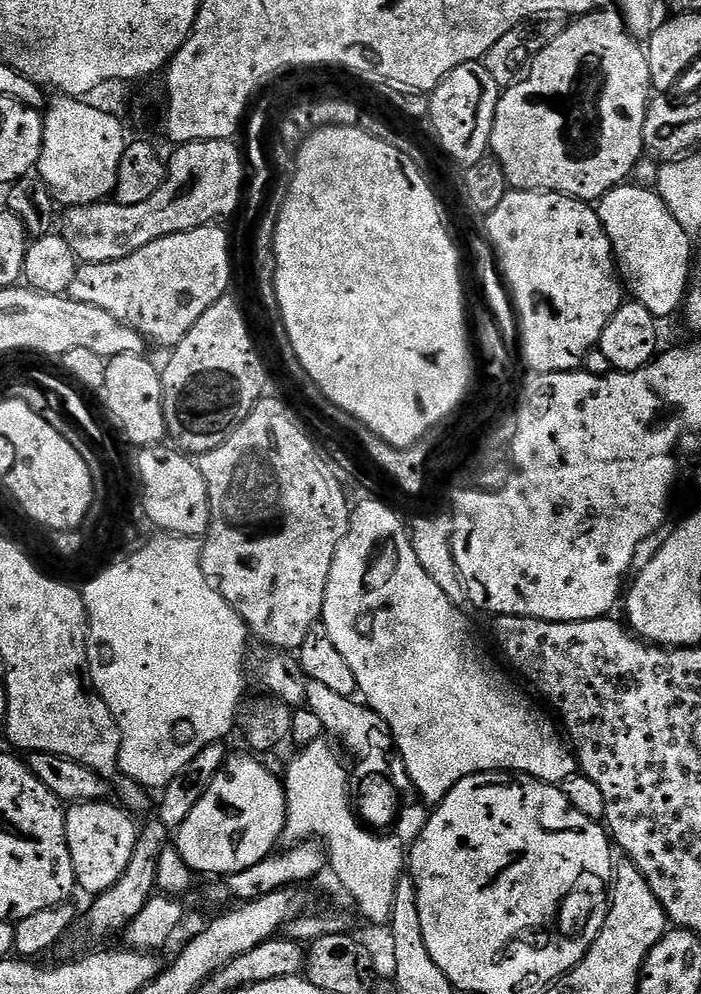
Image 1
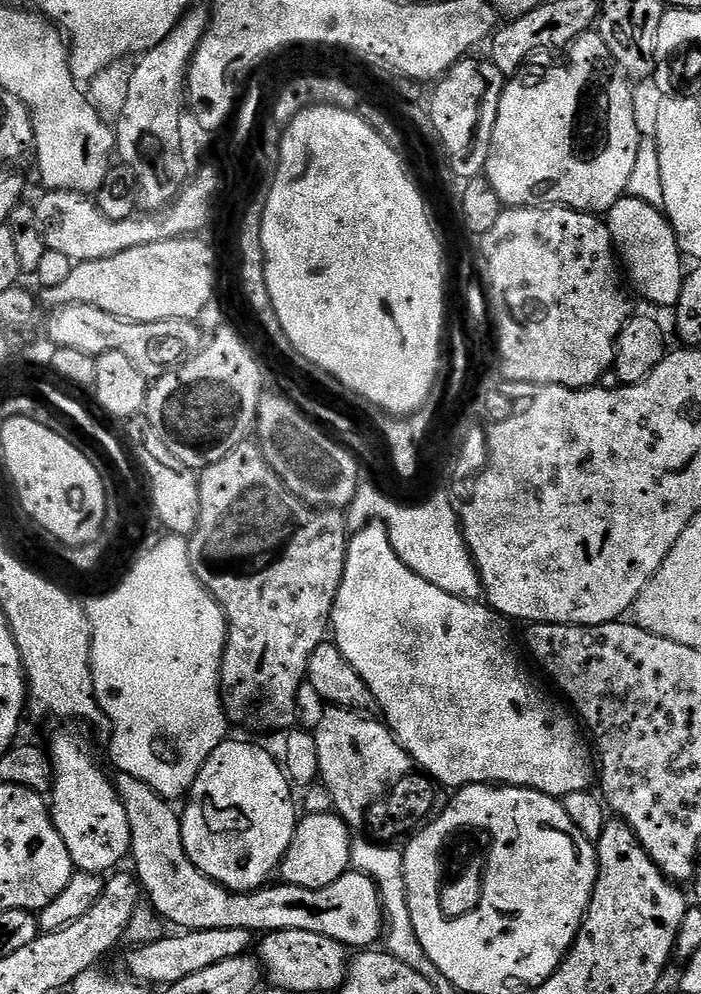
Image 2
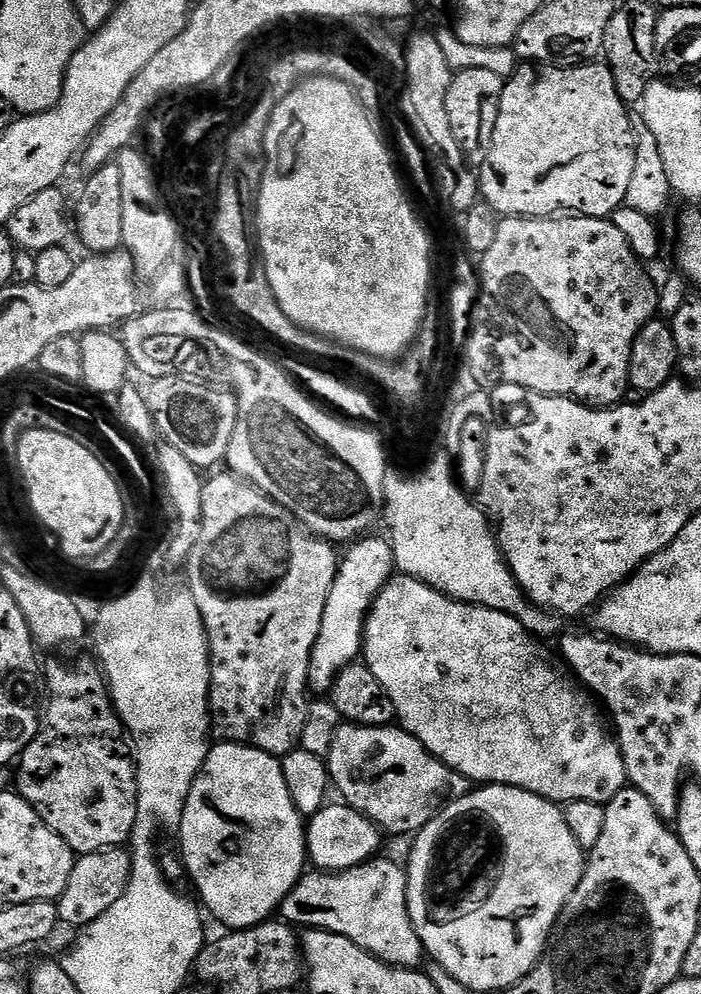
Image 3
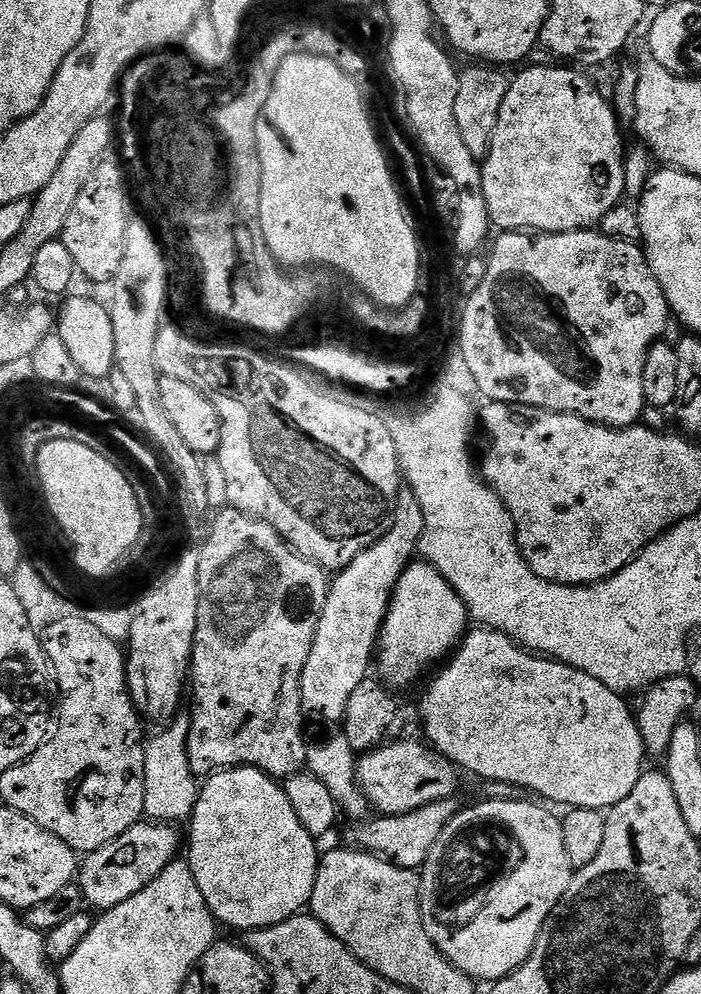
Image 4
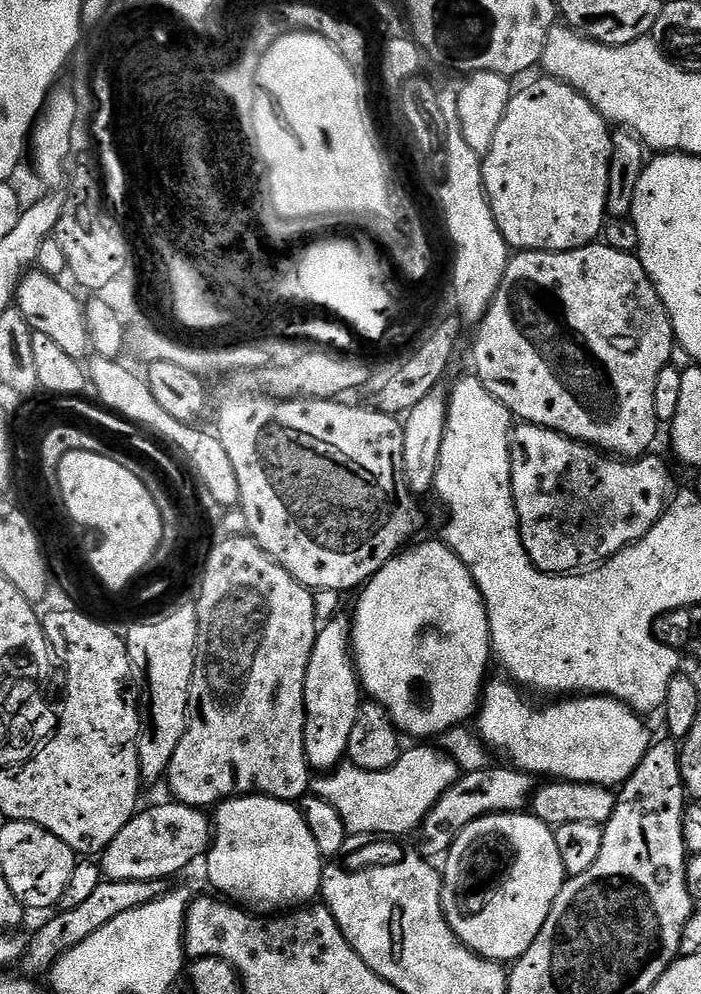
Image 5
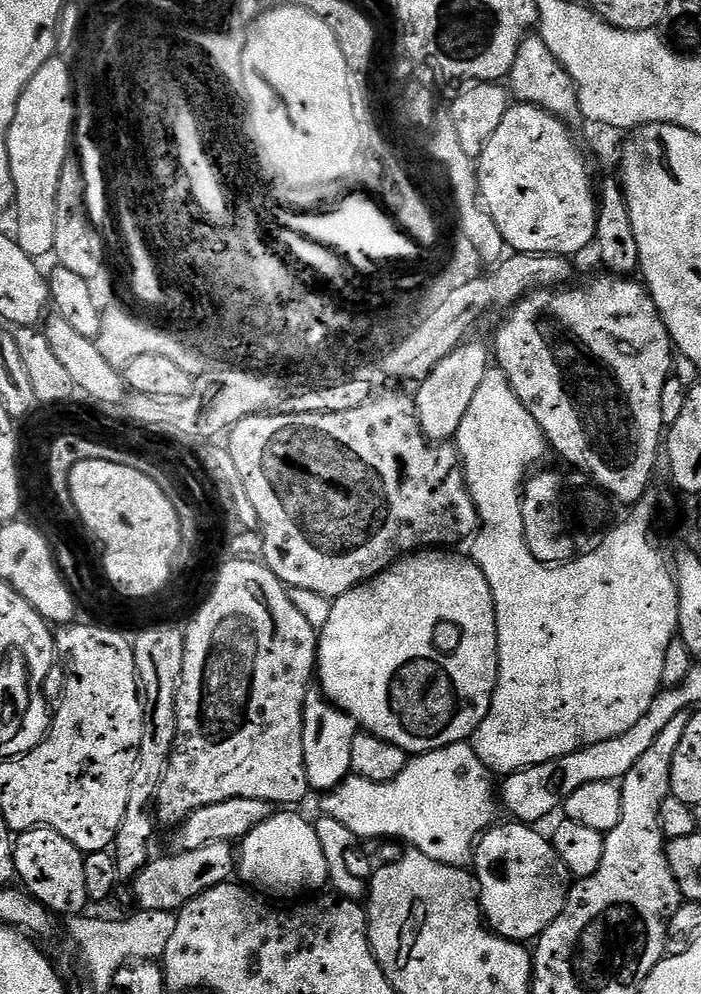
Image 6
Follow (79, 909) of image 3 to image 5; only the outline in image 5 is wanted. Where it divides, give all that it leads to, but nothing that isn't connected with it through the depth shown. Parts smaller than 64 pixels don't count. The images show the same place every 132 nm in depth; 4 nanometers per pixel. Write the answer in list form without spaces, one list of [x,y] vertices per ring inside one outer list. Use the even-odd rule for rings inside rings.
[[[171,802],[172,804],[156,804],[153,808],[137,811],[120,833],[109,842],[99,857],[98,863],[104,880],[118,882],[142,882],[143,880],[168,880],[188,868],[196,859],[207,853],[212,843],[214,831],[213,821],[207,811],[192,808],[189,804]]]

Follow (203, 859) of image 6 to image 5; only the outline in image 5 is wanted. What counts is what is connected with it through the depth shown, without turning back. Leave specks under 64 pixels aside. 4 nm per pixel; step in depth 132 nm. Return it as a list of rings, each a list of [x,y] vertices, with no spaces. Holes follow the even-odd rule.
[[[104,880],[90,894],[89,900],[81,902],[75,910],[57,911],[56,916],[52,916],[36,933],[32,936],[32,941],[28,944],[28,949],[24,952],[24,957],[20,960],[19,971],[28,978],[47,977],[52,971],[54,962],[62,954],[74,950],[90,934],[98,934],[106,922],[114,922],[118,914],[126,914],[126,910],[138,910],[138,906],[146,906],[146,902],[154,902],[160,896],[165,896],[170,891],[168,880],[143,880],[142,882],[118,882],[117,880]]]

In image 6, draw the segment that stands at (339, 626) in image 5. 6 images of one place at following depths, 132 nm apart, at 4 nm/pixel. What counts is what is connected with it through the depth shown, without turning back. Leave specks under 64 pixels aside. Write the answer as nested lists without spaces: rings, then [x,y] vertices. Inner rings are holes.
[[[310,690],[304,703],[304,725],[302,726],[302,750],[306,754],[306,778],[309,789],[323,794],[337,788],[350,775],[350,749],[358,731],[356,720],[336,704],[332,704],[323,691]]]

